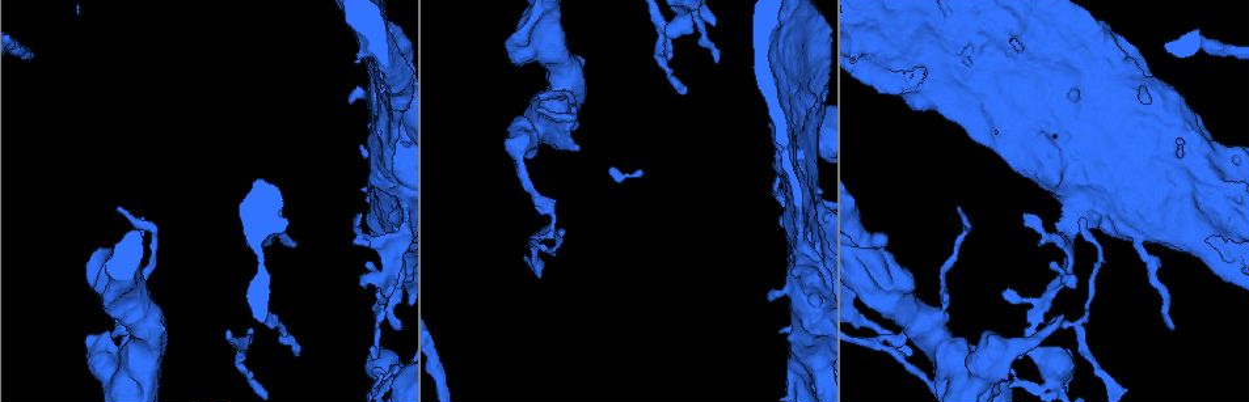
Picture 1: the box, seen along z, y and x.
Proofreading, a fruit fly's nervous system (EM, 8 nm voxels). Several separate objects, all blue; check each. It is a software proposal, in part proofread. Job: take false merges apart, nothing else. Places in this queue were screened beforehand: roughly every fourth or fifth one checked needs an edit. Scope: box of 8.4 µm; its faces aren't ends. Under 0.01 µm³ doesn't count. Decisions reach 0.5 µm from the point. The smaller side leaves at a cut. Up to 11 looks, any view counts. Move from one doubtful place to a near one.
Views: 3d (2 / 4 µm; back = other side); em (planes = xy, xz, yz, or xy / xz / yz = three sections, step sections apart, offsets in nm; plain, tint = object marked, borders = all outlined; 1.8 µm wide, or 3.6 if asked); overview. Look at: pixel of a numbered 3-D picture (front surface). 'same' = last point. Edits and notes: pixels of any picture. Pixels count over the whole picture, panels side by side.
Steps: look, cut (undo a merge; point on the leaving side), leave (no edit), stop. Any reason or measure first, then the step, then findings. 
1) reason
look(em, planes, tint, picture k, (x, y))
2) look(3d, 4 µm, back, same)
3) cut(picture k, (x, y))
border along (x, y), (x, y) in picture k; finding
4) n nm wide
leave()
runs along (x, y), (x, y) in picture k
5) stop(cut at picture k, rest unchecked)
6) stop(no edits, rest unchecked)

touches itself
look(em, 3.6 µm, planes, tint, picture 1, (1226, 205))

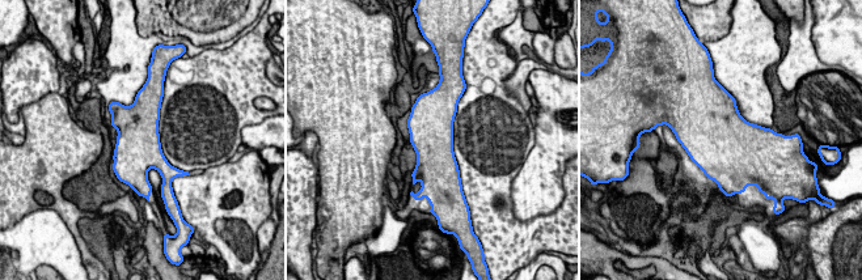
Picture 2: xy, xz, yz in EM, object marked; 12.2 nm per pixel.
550 nm wide
leave()
continuous, no second neuron

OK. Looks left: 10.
closes a loop
look(em, 3.6 µm, planes, borders, picture 1, (1086, 141))

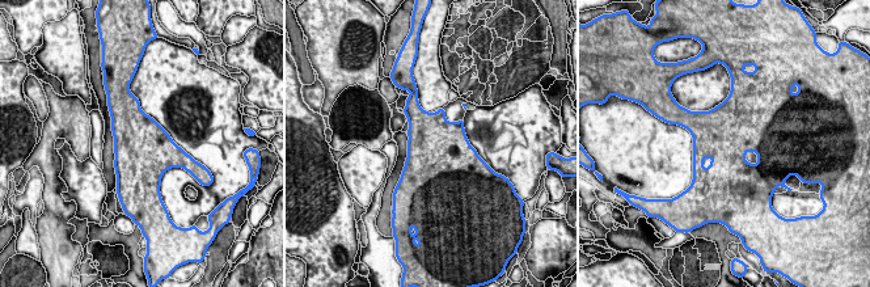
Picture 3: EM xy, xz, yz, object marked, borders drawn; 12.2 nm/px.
700 nm wide
leave()
all the same neuron

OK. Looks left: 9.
touches itself
look(3d, 4 µm, picture 1, (784, 172))

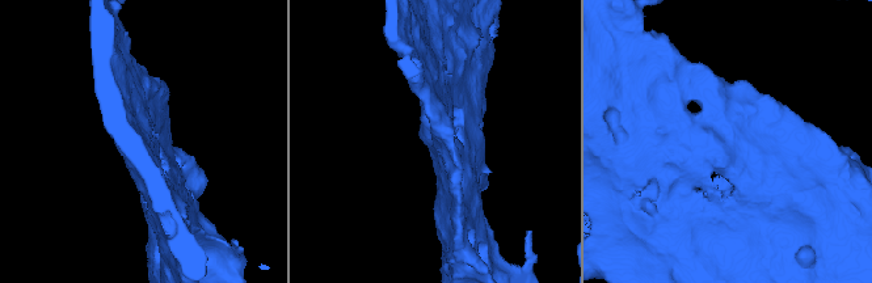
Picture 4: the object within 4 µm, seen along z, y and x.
shape alone is not enough
look(em, planes, tint, picture 4, (735, 148))

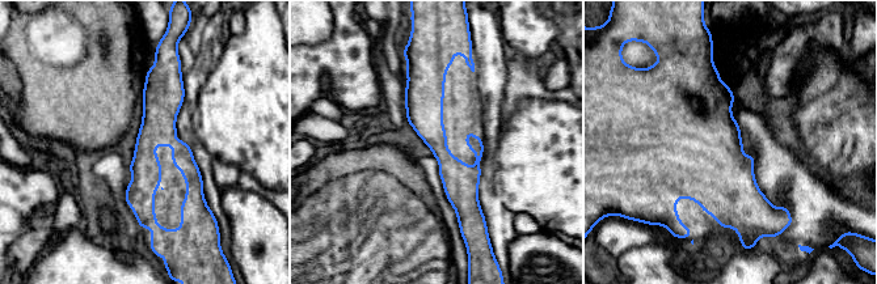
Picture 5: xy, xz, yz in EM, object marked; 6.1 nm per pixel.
leave()
runs along (430, 68), (464, 220) in picture 5; all the same neuron

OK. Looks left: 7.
closes a loop
look(3d, 4 µm, picture 1, (912, 49))

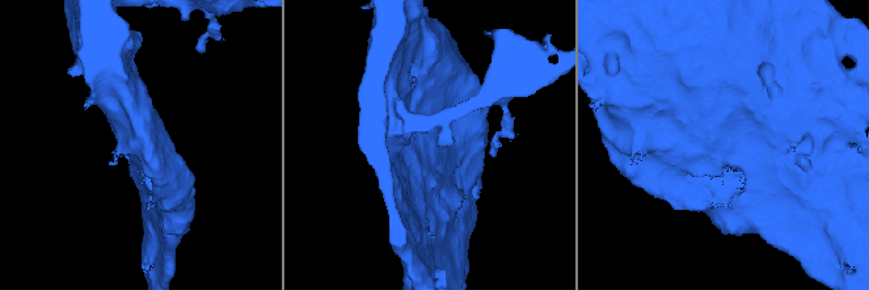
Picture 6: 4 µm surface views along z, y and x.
arms of 400, 420 nm; need the tissue
look(em, 3.6 µm, planes, tint, picture 6, (725, 146))

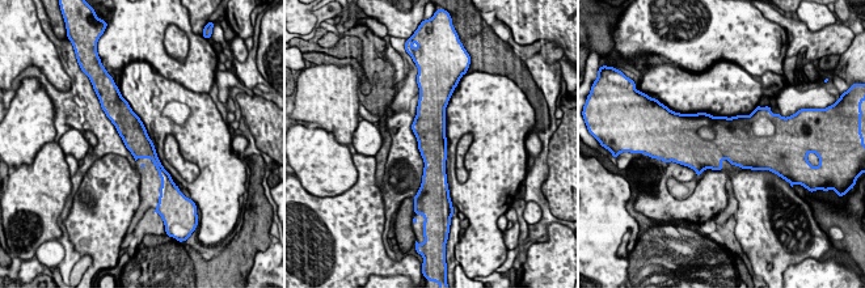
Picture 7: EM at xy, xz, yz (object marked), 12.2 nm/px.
leave()
continuous, no second neuron

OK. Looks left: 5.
stop(no edits, rest unchecked)

